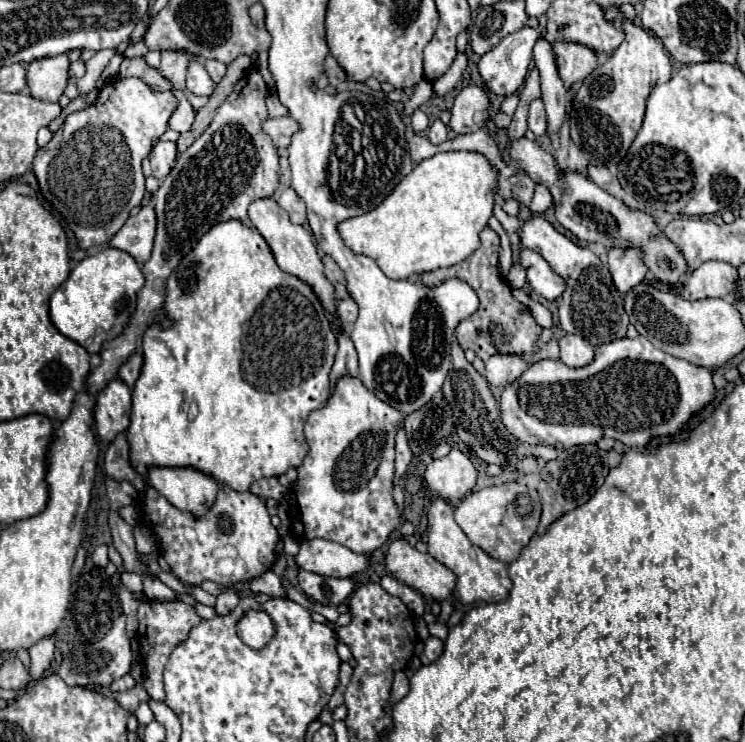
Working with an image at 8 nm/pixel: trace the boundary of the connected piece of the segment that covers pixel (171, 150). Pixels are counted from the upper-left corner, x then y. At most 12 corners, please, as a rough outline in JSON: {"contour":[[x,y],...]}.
{"contour":[[161,141],[149,155],[153,177],[165,179],[177,161],[177,145]]}

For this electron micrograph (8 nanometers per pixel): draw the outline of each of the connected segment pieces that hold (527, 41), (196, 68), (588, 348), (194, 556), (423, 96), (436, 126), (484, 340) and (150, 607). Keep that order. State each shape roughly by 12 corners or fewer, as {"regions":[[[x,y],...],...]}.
{"regions":[[[539,33],[507,35],[479,59],[491,93],[523,85]],[[201,61],[187,71],[187,89],[195,95],[211,95],[213,79]],[[577,335],[559,339],[561,361],[585,367],[595,347]],[[221,485],[195,519],[155,489],[145,519],[189,585],[249,583],[277,561],[263,499]],[[423,79],[403,105],[403,115],[429,101],[433,87]],[[441,121],[431,125],[427,137],[433,145],[447,141],[447,135],[441,135]],[[499,235],[453,267],[423,273],[427,287],[463,279],[479,309],[459,321],[463,349],[535,355],[543,329],[501,277]],[[143,601],[143,687],[163,701],[165,661],[201,619],[181,601]]]}

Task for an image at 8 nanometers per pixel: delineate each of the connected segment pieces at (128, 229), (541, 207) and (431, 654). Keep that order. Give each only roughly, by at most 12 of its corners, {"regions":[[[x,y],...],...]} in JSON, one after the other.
{"regions":[[[153,205],[125,221],[109,241],[139,265],[151,257]],[[535,187],[531,213],[545,213],[551,207],[547,187]],[[433,635],[427,637],[421,655],[423,665],[441,657],[445,643]]]}

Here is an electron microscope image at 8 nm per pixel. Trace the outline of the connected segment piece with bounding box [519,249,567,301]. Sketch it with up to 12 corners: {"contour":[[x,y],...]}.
{"contour":[[521,249],[533,291],[559,301],[567,281],[539,253]]}

